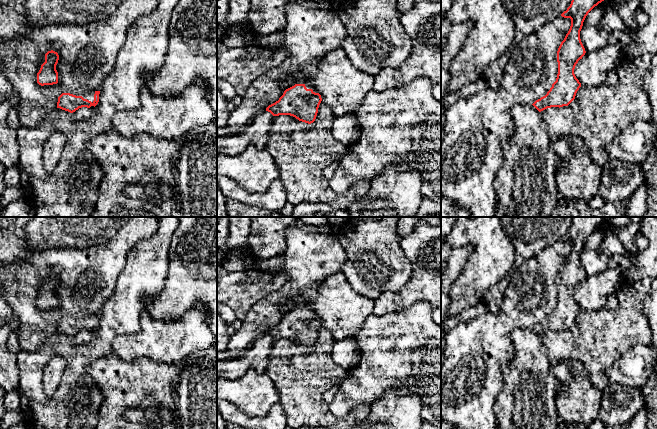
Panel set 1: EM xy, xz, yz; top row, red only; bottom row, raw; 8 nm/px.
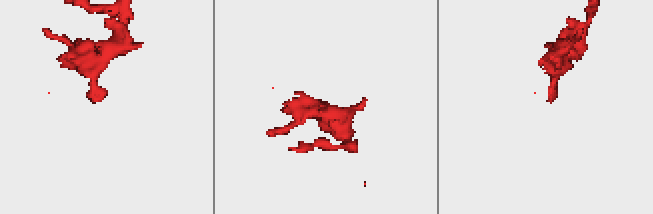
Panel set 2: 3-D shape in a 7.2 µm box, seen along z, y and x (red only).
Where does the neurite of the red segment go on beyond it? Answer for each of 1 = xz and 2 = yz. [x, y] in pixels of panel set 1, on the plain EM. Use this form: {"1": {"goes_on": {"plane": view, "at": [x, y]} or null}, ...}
{"1": {"goes_on": null}, "2": {"goes_on": null}}

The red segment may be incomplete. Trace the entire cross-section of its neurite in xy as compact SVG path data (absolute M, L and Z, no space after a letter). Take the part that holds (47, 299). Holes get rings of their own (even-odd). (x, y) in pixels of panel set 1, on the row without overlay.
M53 274L45 278L45 286L37 297L37 307L39 309L44 310L58 307L58 296L56 294L58 284L59 279Z

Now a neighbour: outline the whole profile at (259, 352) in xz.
M264 334L251 344L243 355L235 359L217 359L217 376L233 380L244 375L249 369L255 369L258 373L266 372L273 342L270 336Z

